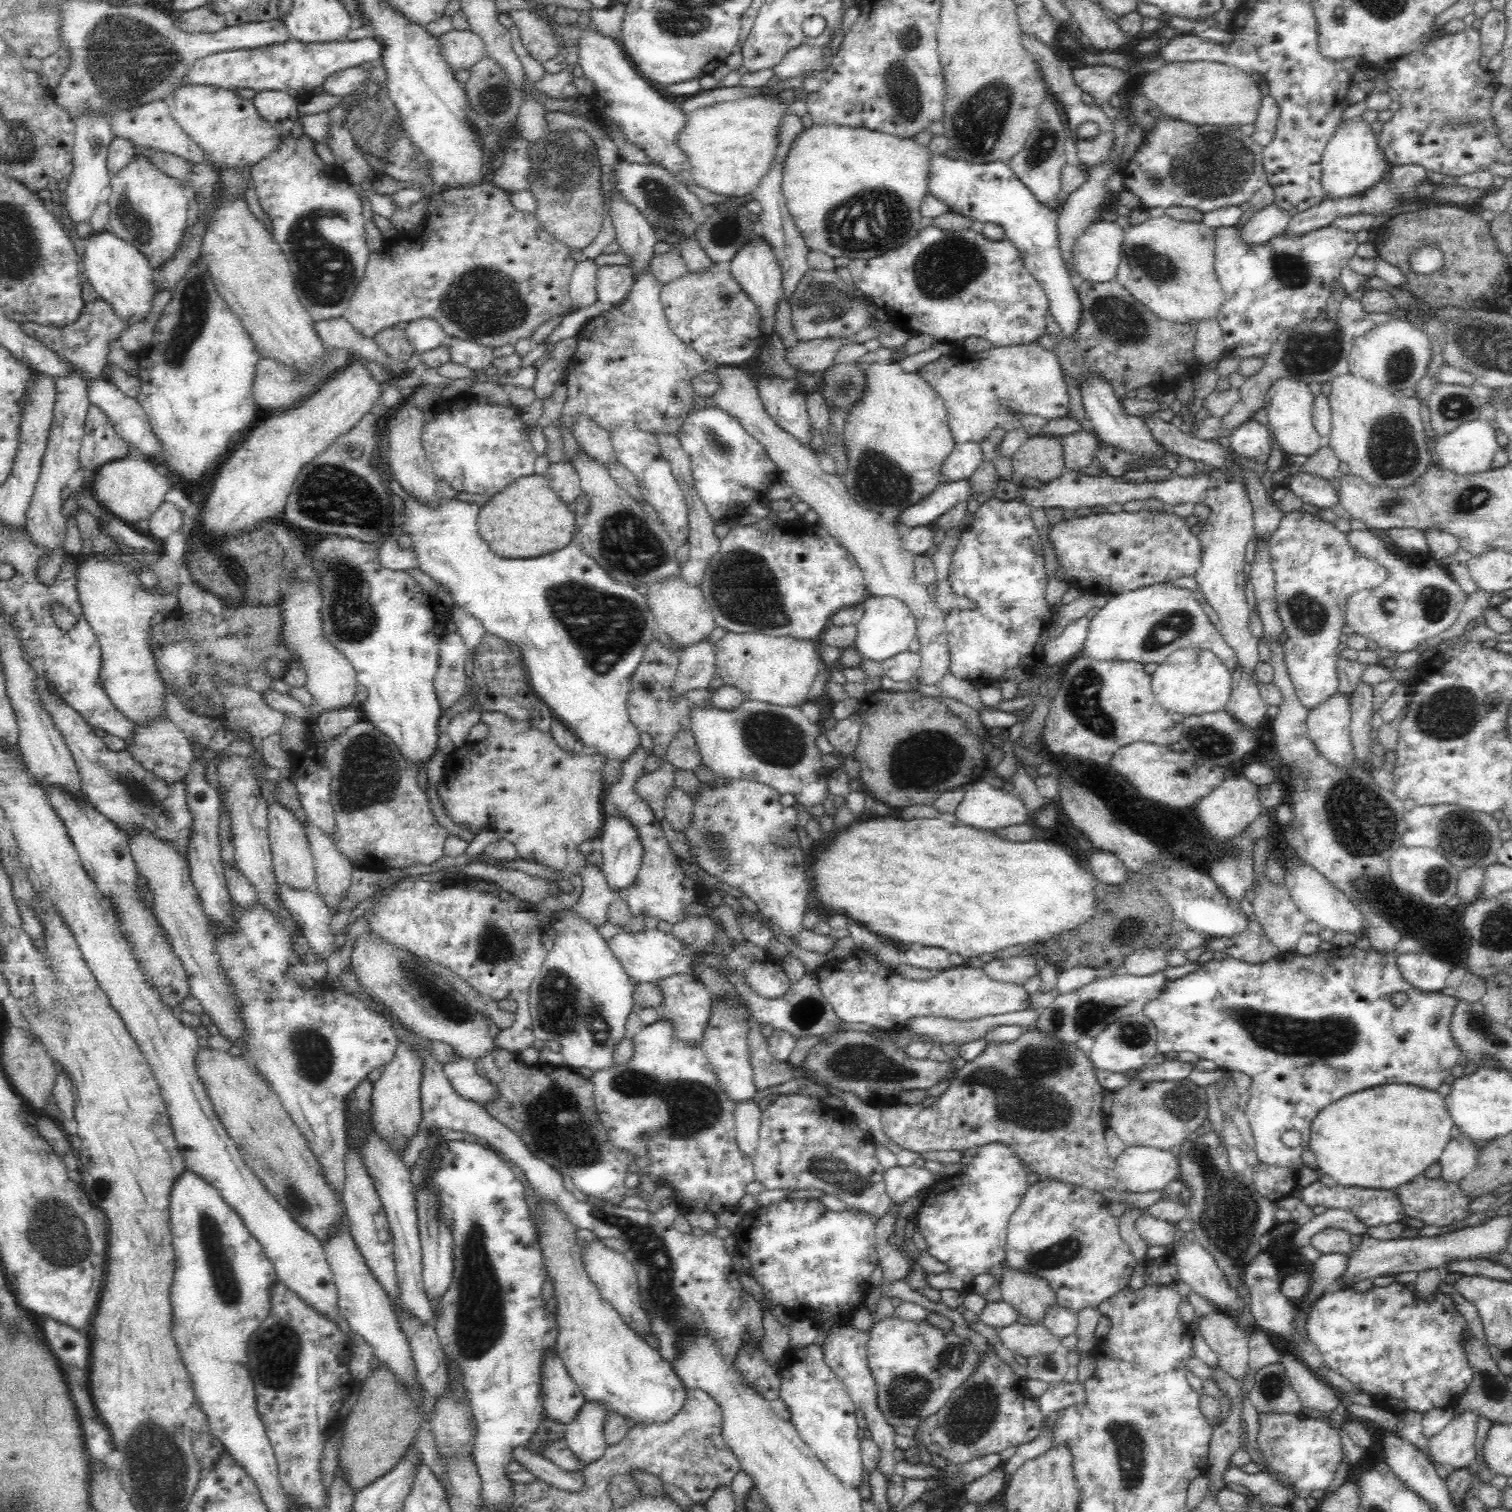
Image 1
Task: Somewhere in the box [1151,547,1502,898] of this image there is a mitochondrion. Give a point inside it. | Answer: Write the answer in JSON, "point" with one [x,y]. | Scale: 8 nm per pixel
{"point":[1363,823]}

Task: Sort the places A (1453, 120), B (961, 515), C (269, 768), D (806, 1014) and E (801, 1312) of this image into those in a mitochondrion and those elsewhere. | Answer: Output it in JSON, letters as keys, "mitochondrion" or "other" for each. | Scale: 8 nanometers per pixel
{"A":"mitochondrion","B":"other","C":"other","D":"mitochondrion","E":"other"}

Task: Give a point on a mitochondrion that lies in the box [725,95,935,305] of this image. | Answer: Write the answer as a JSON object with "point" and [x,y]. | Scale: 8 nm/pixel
{"point":[873,220]}

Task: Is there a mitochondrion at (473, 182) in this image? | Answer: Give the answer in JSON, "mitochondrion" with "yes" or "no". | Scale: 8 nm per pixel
{"mitochondrion":"no"}

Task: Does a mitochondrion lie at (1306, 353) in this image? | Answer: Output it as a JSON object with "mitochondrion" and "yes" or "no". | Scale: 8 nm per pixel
{"mitochondrion":"yes"}

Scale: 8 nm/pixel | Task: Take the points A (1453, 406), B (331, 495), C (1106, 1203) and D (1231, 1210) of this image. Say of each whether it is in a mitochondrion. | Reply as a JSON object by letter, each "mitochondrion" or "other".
{"A":"mitochondrion","B":"mitochondrion","C":"other","D":"mitochondrion"}

